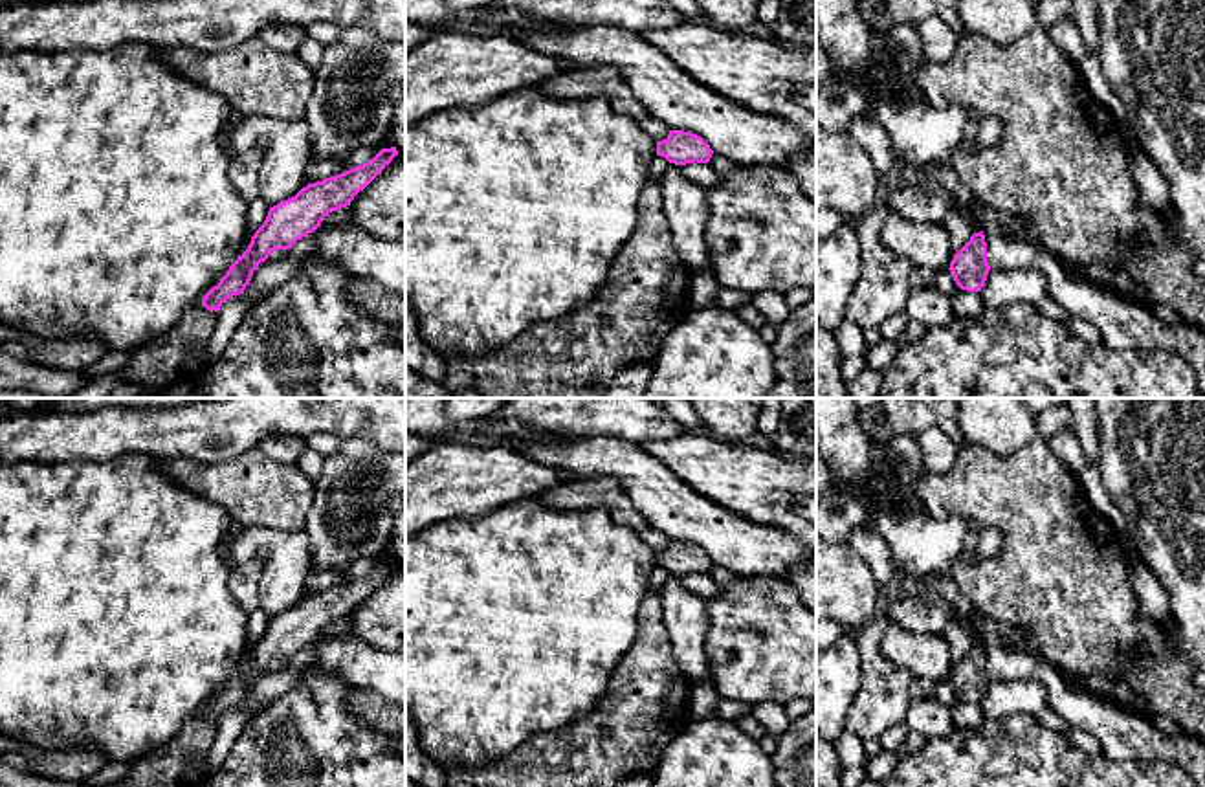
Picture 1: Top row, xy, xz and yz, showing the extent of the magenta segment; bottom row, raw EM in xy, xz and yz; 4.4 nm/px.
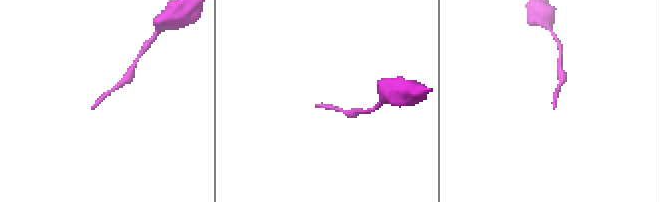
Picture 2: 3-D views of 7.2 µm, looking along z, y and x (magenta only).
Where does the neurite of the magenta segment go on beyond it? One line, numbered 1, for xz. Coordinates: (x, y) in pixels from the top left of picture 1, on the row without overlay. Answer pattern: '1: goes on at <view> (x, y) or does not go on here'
1: does not go on here

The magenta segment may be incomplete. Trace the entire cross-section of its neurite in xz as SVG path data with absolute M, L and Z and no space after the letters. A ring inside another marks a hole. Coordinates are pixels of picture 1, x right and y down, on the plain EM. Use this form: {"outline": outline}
{"outline": "M669 541L668 549L657 552L657 567L666 569L669 574L708 574L713 561L697 545L684 541Z"}

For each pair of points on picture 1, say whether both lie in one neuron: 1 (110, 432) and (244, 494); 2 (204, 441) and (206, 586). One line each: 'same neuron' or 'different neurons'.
1: different neurons
2: different neurons

